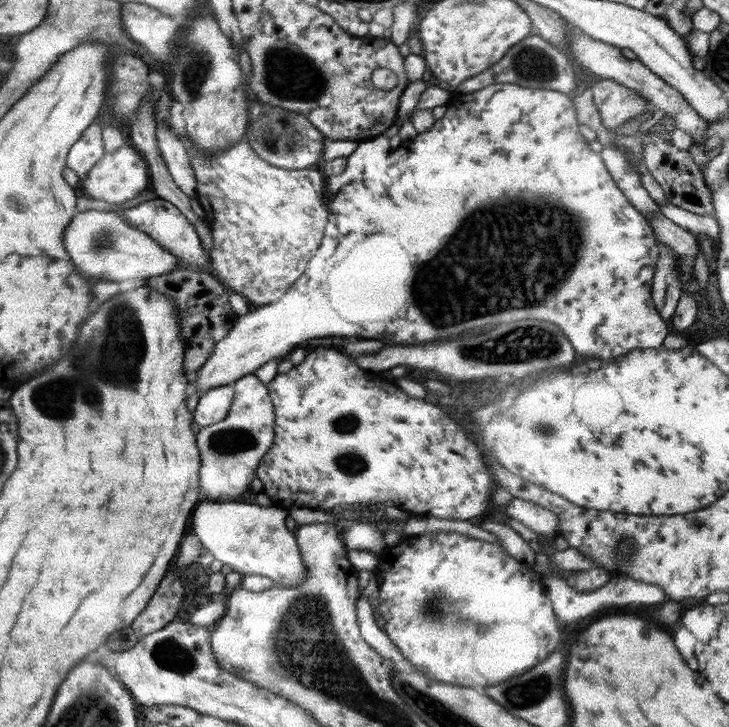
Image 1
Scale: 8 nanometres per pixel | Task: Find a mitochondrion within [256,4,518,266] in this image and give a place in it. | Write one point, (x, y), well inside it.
(291, 73)

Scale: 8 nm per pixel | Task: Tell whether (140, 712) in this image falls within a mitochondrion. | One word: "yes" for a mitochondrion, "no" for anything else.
no

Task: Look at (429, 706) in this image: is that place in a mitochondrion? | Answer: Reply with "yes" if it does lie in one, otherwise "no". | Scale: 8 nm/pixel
yes

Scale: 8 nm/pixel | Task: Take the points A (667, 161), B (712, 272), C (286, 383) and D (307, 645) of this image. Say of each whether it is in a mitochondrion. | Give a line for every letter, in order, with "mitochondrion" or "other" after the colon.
A: other
B: other
C: other
D: mitochondrion

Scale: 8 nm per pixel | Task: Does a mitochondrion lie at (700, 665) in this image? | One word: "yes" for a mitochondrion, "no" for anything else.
no

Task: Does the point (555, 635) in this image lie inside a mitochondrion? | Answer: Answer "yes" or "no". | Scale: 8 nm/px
no

